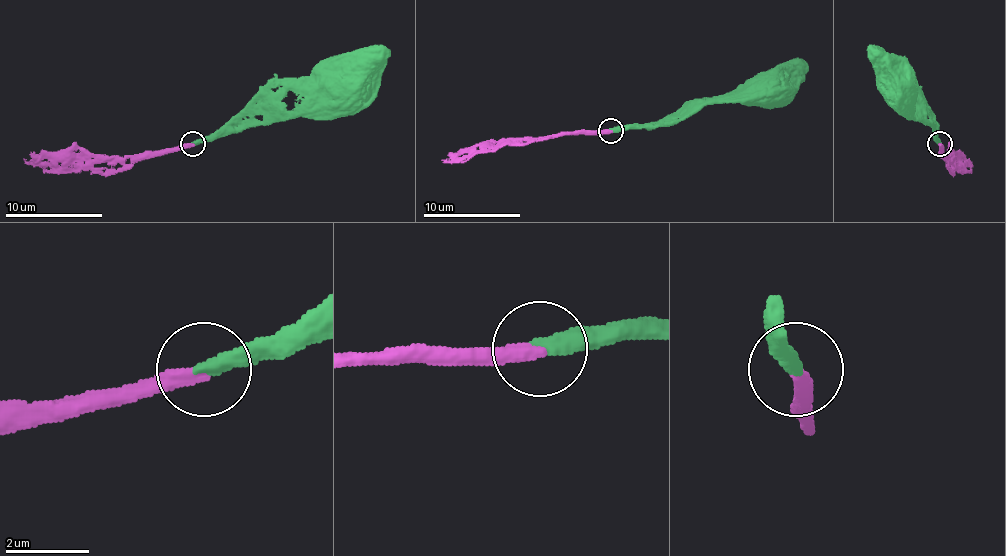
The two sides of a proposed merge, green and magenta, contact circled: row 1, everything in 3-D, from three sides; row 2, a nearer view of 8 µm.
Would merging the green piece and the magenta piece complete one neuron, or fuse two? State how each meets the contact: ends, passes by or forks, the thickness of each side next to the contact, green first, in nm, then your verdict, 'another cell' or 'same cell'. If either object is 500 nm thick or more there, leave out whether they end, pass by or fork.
green ends there; magenta ends there; 400 nm thick on the green side, 400 nm on the other; same cell

